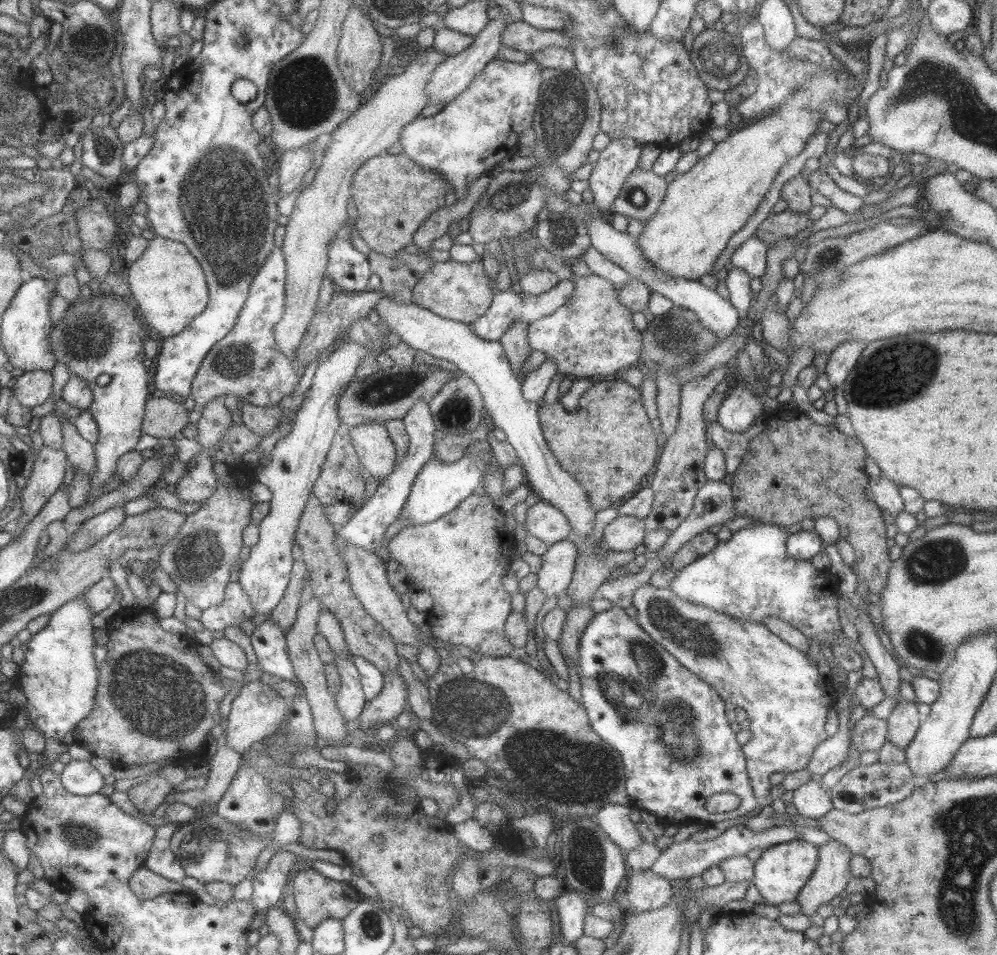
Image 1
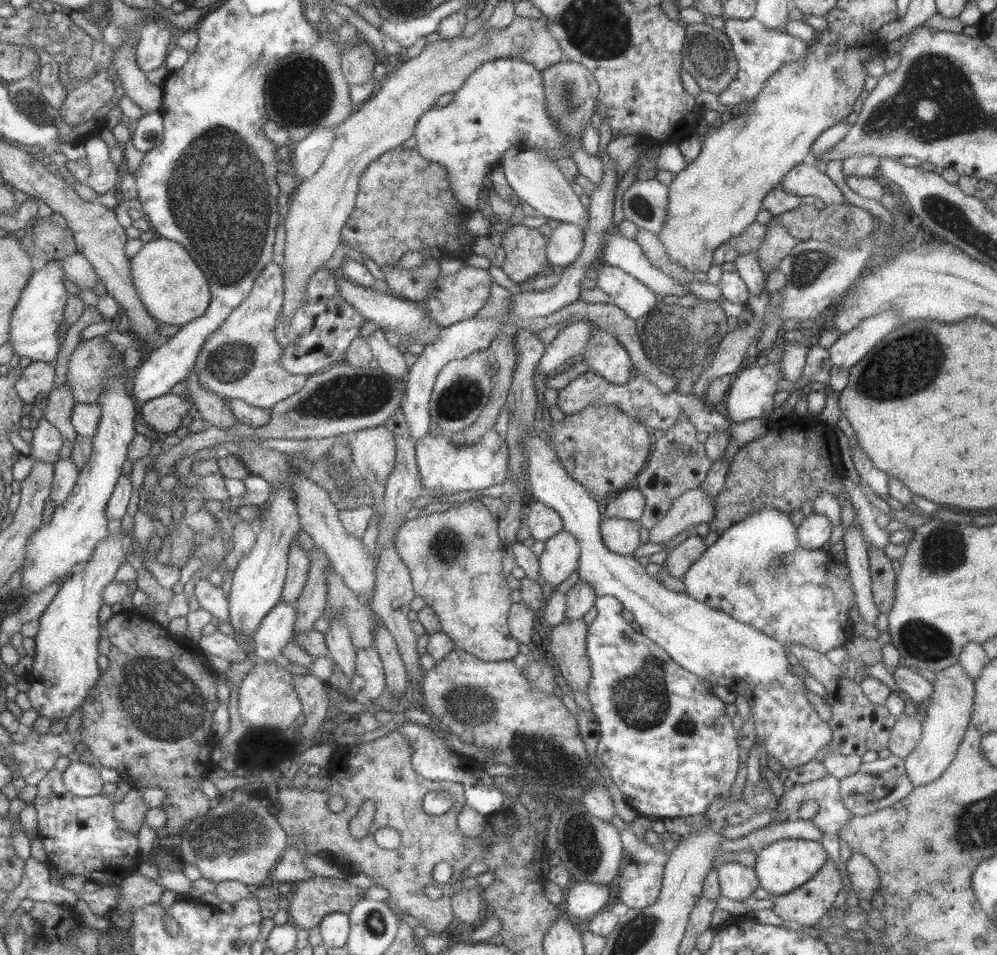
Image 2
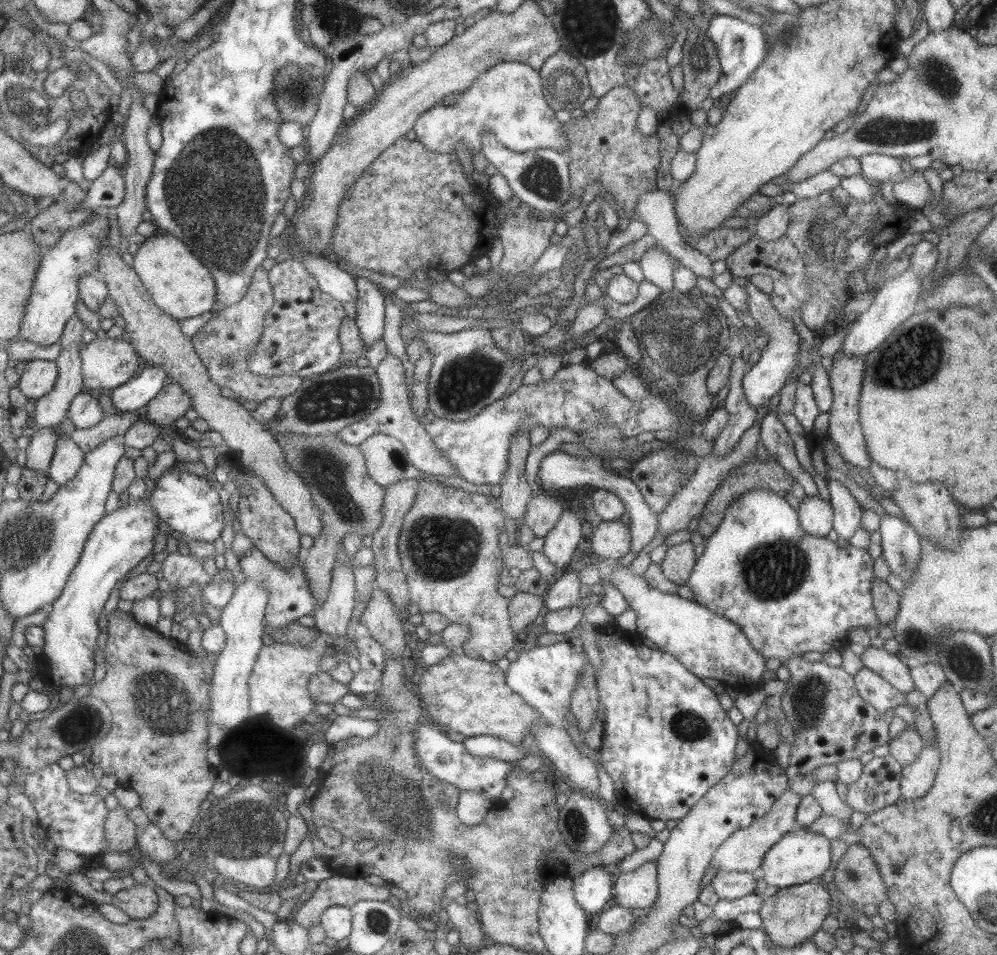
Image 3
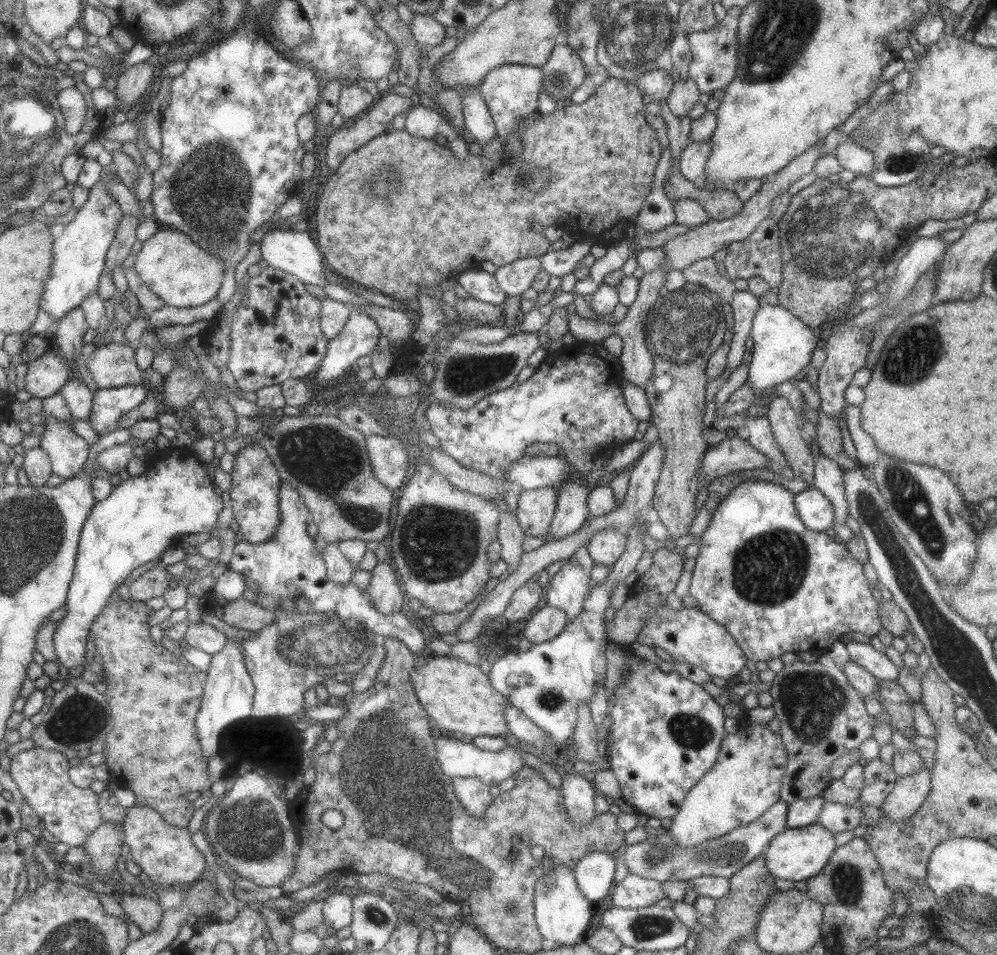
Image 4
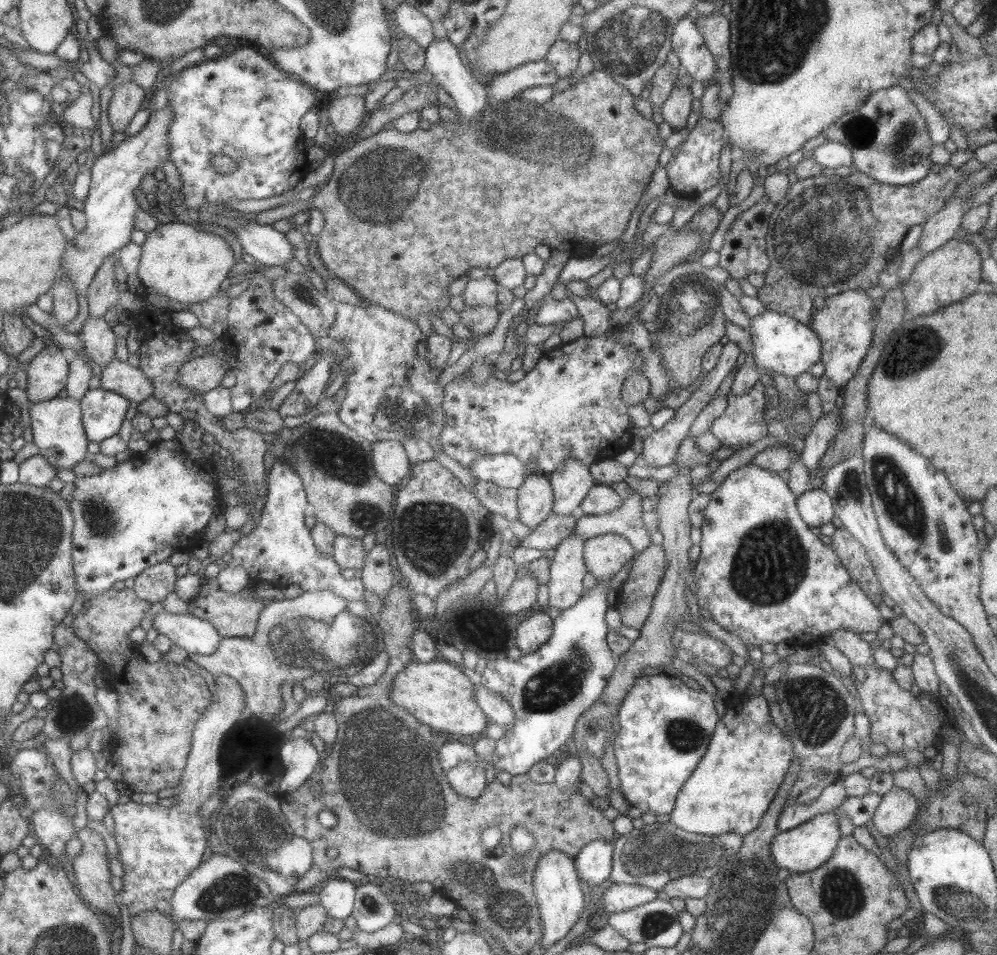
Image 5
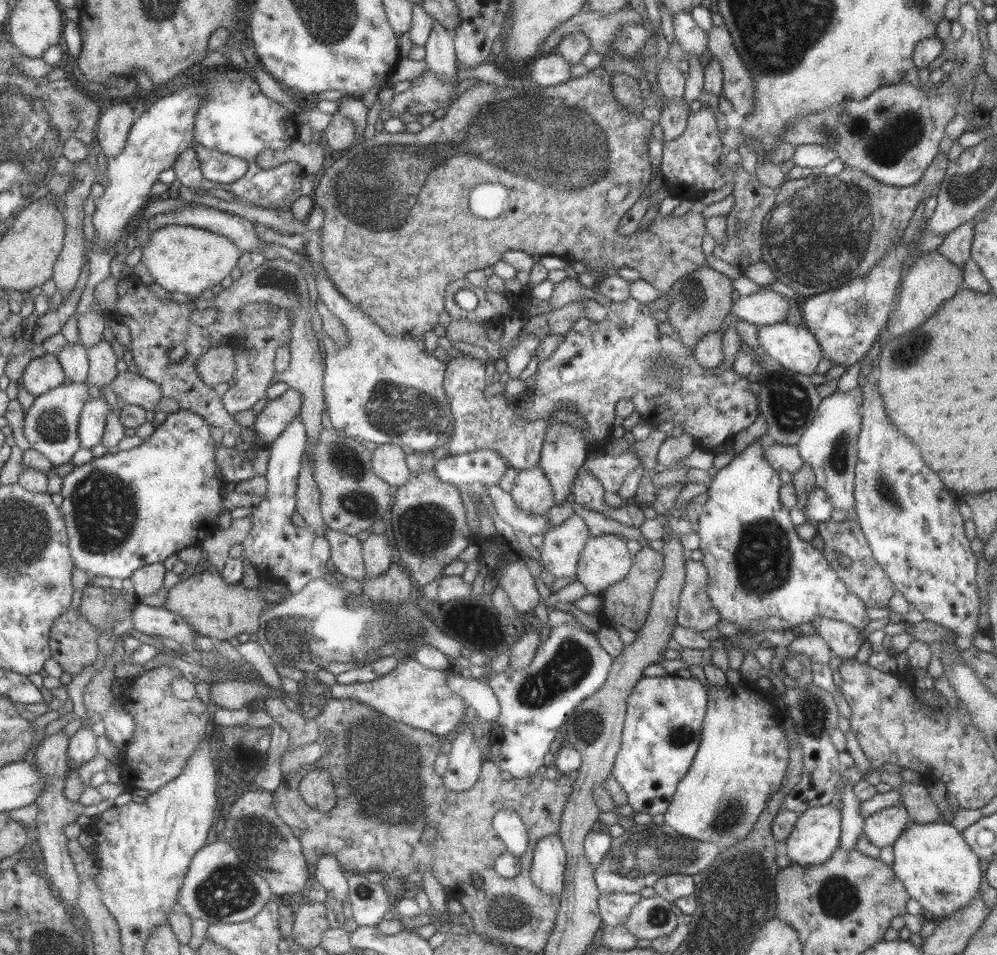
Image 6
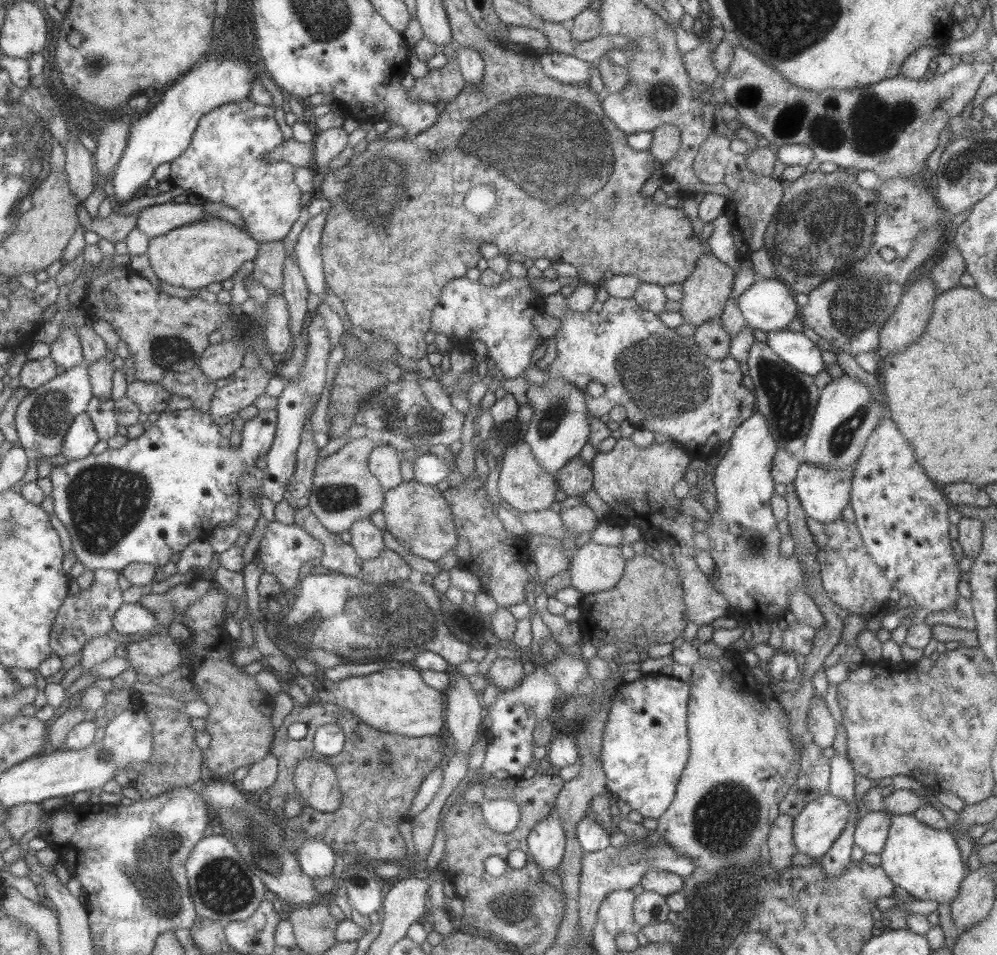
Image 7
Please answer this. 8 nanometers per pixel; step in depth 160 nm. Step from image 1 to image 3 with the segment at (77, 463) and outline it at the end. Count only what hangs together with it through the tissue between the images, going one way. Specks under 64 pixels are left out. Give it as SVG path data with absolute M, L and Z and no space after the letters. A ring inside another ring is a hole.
M71 315L65 323L63 332L56 342L60 346L57 358L55 358L58 375L53 388L47 394L38 398L33 410L34 429L57 426L65 417L67 417L71 399L83 388L82 374L80 371L80 345L81 332L86 326L75 315Z

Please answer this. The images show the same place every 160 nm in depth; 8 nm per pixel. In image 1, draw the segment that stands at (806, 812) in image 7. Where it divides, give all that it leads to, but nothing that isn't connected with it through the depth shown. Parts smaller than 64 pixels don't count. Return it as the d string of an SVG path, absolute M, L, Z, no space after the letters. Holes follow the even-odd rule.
M803 839L775 844L762 851L754 861L752 884L756 886L762 901L768 908L781 902L793 901L802 886L813 874L818 859L818 848Z

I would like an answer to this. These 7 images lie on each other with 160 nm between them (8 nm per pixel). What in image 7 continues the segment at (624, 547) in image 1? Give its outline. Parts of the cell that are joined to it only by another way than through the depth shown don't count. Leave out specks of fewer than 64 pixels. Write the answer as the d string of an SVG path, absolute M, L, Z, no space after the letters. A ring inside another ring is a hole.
M589 540L577 548L570 558L568 566L570 586L576 588L583 597L602 590L609 590L622 577L625 561L619 547L597 544Z

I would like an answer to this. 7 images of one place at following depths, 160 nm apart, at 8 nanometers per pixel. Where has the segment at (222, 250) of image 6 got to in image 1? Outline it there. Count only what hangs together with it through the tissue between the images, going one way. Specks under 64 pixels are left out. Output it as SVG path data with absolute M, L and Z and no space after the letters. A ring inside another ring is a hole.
M156 236L148 240L142 254L125 269L130 300L145 324L149 324L159 340L180 333L208 301L208 286L197 260L181 242Z

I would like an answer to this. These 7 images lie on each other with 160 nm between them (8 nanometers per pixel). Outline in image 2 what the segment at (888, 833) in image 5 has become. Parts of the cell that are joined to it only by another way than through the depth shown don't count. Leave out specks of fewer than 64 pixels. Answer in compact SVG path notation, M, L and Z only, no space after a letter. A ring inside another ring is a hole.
M956 660L952 666L935 674L933 692L926 700L926 714L921 720L921 737L913 750L903 759L906 775L913 787L929 784L939 778L955 756L956 747L959 746L970 722L974 680L961 669Z

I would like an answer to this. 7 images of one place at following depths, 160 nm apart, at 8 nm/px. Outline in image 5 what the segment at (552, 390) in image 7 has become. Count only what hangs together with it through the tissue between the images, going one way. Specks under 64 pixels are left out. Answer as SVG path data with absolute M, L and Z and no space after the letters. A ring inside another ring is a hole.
M566 458L546 474L552 488L552 512L568 515L578 511L578 504L595 483L588 466L576 458Z

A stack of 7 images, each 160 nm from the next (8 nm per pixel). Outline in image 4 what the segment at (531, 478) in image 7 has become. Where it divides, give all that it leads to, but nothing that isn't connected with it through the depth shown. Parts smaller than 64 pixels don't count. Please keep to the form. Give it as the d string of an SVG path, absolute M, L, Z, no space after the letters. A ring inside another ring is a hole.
M553 487L521 490L516 503L516 519L525 537L545 537L550 530L557 492Z

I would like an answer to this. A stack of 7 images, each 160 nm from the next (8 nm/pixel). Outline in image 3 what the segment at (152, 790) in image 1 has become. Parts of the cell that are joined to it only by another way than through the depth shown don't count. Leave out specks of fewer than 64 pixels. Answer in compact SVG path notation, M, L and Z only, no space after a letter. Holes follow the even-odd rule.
M117 805L106 814L104 839L106 848L112 852L126 852L136 846L136 825L126 817L126 810Z

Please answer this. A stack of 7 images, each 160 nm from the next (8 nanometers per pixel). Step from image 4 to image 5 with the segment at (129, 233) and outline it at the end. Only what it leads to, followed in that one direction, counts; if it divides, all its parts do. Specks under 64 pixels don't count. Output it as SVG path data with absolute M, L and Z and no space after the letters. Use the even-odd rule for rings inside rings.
M116 255L108 257L96 271L84 296L87 300L88 318L102 318L108 308L118 304L119 288L114 280L114 263Z

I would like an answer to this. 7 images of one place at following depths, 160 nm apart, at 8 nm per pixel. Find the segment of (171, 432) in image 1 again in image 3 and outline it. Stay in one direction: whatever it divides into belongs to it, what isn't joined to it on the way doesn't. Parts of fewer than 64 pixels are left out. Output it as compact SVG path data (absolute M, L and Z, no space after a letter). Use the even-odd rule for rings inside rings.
M169 379L142 409L141 414L143 419L158 426L167 426L183 417L190 407L191 397L178 382Z

